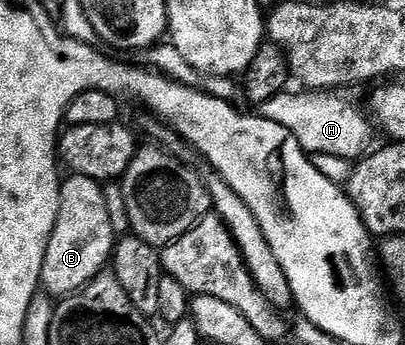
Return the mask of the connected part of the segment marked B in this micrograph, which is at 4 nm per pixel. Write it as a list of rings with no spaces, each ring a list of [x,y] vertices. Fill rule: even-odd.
[[[70,173],[61,180],[61,185],[60,209],[44,253],[40,284],[41,290],[50,297],[74,295],[81,287],[88,286],[96,276],[107,270],[116,242],[103,184],[92,177]]]

